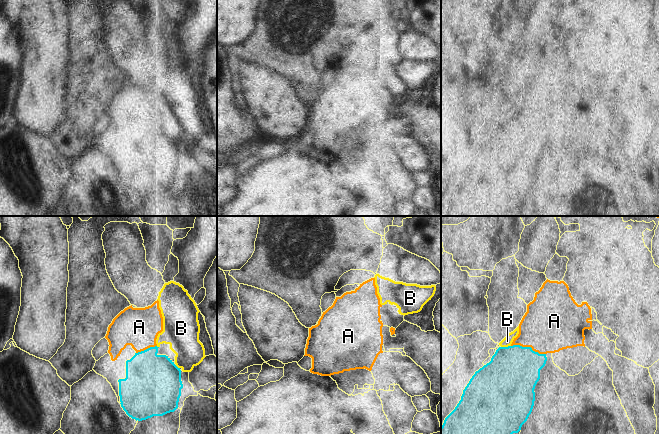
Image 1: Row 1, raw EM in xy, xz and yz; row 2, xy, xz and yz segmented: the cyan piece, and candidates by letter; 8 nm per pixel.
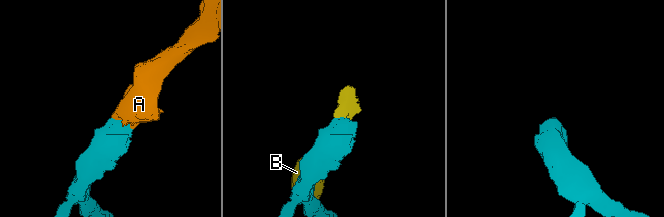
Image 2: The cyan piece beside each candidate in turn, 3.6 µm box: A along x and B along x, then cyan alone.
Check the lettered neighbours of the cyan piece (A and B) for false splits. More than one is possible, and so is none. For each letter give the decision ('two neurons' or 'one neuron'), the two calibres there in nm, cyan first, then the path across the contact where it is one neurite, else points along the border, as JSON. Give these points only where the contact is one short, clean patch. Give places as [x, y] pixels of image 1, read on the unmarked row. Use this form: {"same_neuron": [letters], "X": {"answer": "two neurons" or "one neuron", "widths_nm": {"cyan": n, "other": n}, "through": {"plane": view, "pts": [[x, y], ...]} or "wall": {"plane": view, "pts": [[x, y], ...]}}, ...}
{"same_neuron": ["A"], "A": {"answer": "one neuron", "widths_nm": {"cyan": 420, "other": 440}, "through": {"plane": "yz", "pts": [[513, 148], [527, 131], [528, 123], [549, 101]]}}, "B": {"answer": "two neurons", "widths_nm": {"cyan": 420, "other": 80}, "wall": {"plane": "yz", "pts": [[510, 121], [501, 123]]}}}

